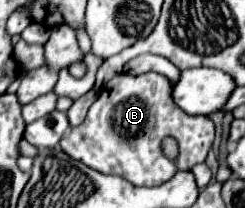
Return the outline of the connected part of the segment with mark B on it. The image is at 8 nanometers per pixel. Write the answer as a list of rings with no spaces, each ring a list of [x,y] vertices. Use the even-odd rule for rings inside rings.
[[[120,73],[110,79],[98,99],[92,103],[82,125],[72,127],[60,141],[60,147],[76,161],[106,173],[120,175],[132,185],[162,185],[174,173],[190,171],[196,163],[204,163],[214,143],[214,123],[204,115],[184,113],[172,99],[172,83],[160,73],[130,75]],[[172,135],[180,145],[178,161],[170,161],[160,151],[160,141]]]

